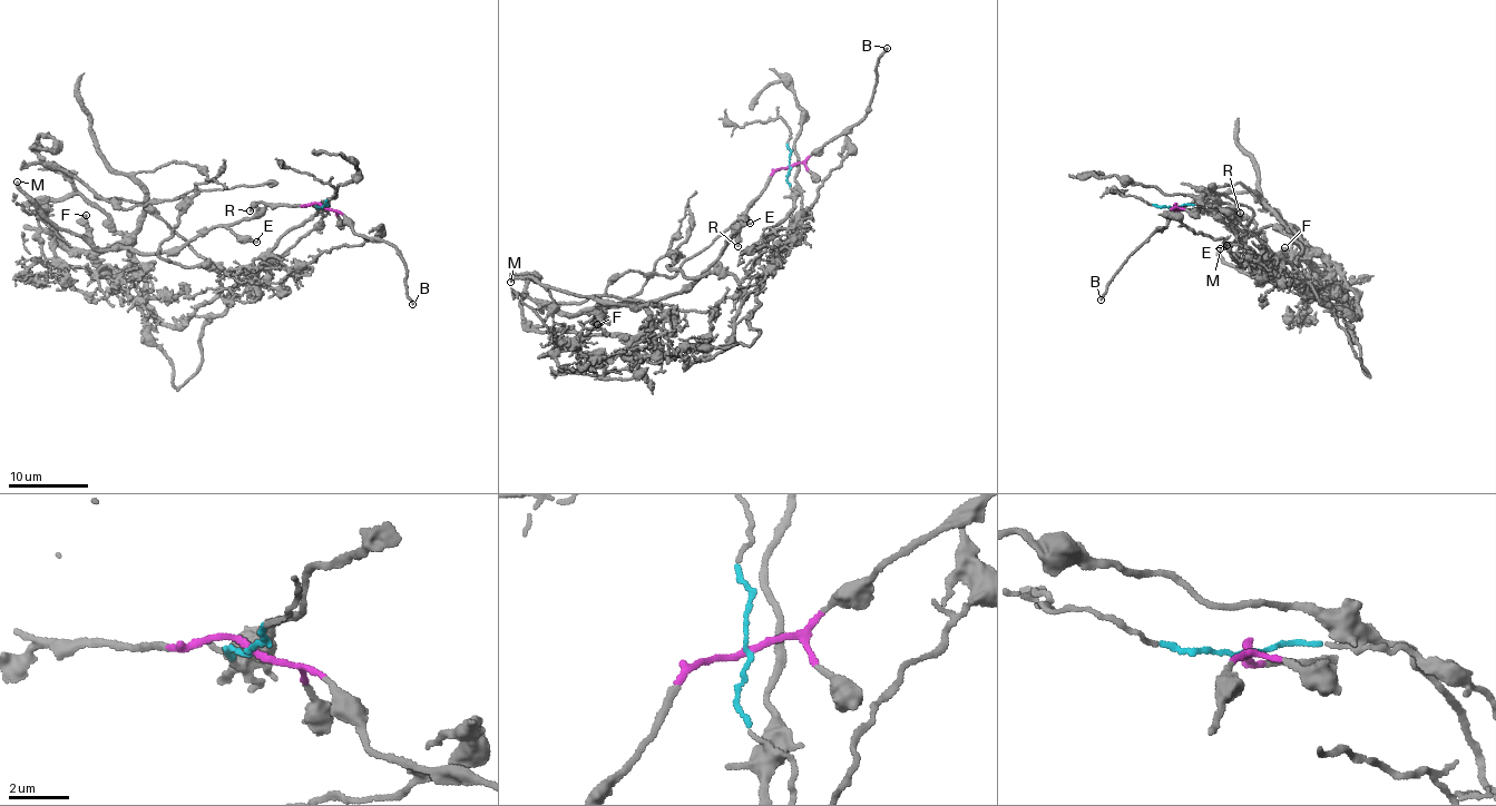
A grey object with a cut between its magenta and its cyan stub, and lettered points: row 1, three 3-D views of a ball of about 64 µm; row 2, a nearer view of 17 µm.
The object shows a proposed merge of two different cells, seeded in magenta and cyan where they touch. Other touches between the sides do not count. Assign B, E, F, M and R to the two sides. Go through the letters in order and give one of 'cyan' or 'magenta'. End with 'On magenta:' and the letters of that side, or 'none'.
B: magenta
E: magenta
F: magenta
M: magenta
R: magenta
On magenta: B, E, F, M, R

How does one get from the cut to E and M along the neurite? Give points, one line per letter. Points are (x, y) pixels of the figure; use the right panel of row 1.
E: (1174, 206), (1189, 210), (1206, 209), (1242, 234), (1225, 246)
M: (1174, 206), (1206, 209), (1257, 234), (1283, 273), (1274, 282), (1263, 275), (1241, 272), (1222, 259), (1221, 247)

